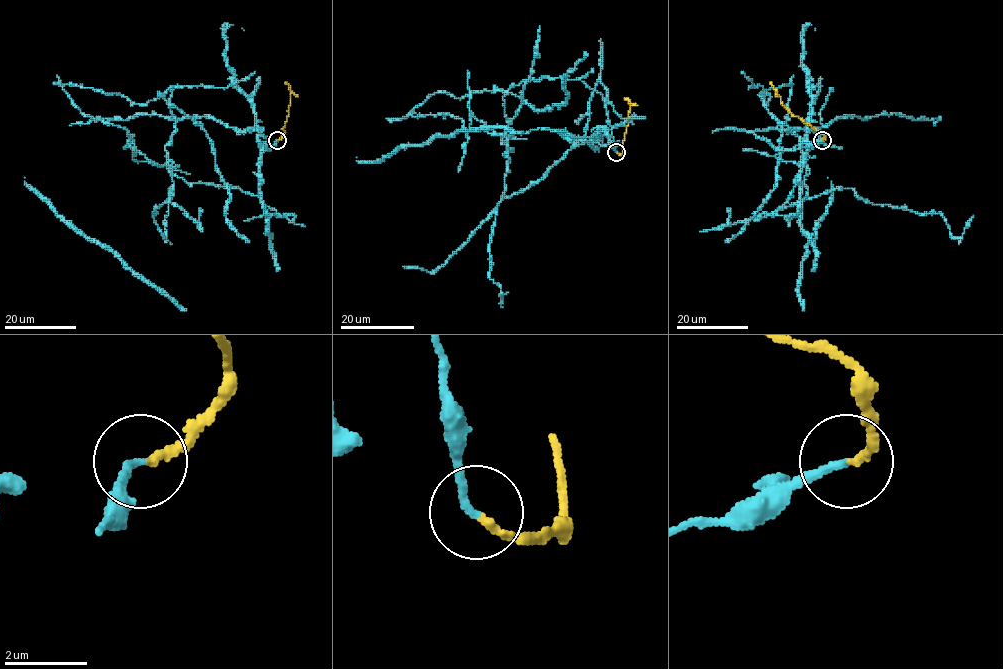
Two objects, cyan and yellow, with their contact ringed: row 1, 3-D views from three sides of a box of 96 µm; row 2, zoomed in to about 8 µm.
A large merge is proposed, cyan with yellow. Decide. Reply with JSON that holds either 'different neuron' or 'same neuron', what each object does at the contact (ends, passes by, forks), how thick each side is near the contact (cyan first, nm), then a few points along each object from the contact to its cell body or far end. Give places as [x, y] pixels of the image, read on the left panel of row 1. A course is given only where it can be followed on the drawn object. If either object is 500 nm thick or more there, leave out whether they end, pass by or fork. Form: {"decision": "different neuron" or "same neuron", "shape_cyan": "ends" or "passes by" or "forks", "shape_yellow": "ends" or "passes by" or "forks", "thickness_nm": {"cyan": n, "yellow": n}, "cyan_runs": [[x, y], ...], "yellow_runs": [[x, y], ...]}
{"decision": "different neuron", "shape_cyan": "ends", "shape_yellow": "ends", "thickness_nm": {"cyan": 180, "yellow": 190}, "cyan_runs": [[276, 140], [260, 154], [264, 206], [172, 175], [62, 86], [181, 110], [206, 133], [225, 219], [248, 241]], "yellow_runs": [[276, 140], [284, 133], [290, 105], [290, 86], [284, 82]]}

